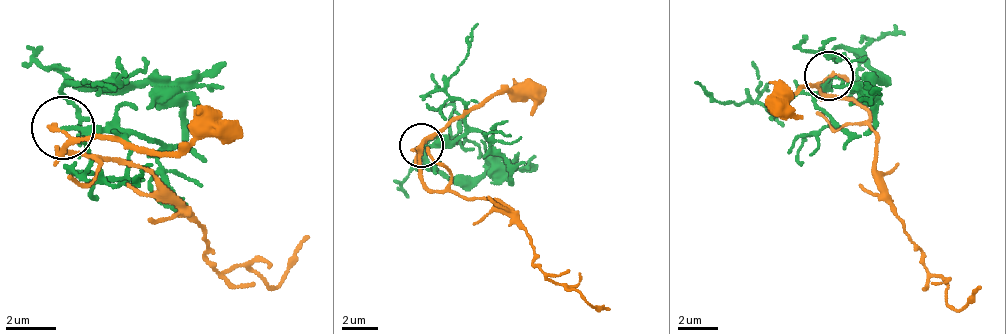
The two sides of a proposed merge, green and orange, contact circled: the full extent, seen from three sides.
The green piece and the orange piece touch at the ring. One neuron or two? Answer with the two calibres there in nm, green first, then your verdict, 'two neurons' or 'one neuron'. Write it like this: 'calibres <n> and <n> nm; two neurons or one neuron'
calibres 200 and 150 nm; two neurons

